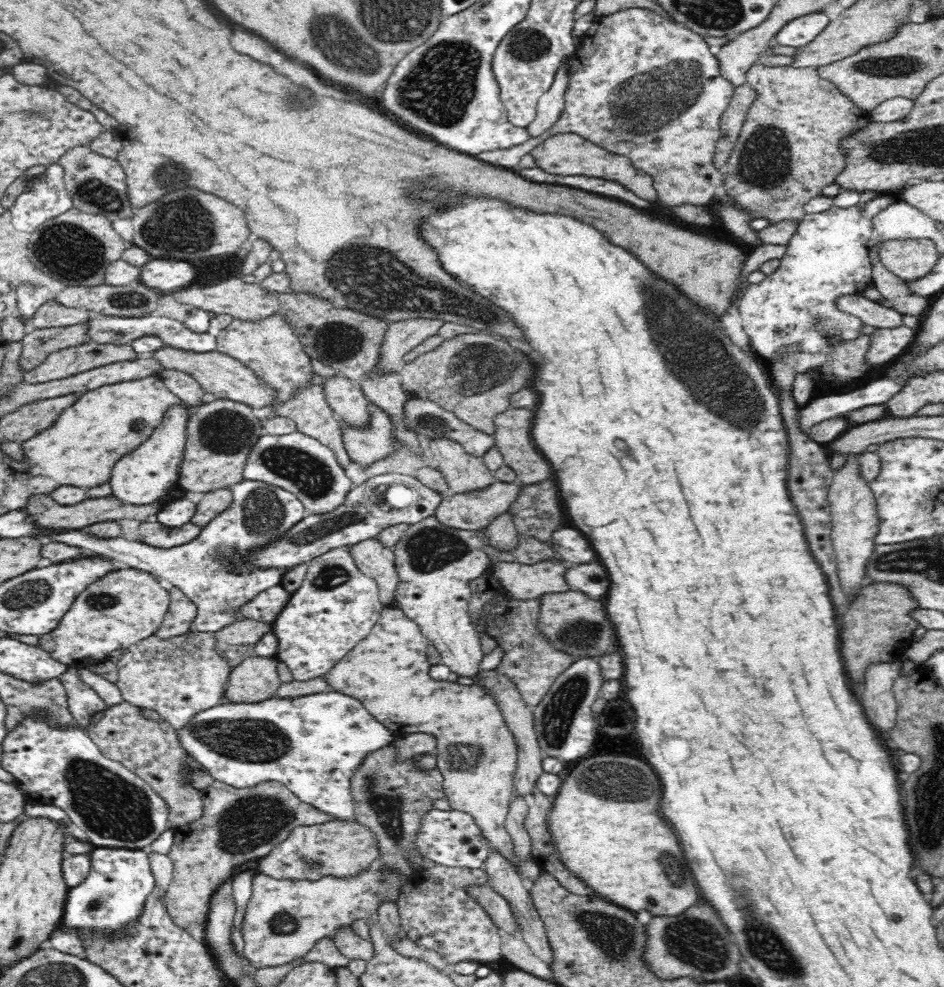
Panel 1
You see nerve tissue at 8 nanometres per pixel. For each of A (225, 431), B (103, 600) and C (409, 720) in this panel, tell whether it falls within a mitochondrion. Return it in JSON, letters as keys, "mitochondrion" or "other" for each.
{"A":"mitochondrion","B":"mitochondrion","C":"other"}

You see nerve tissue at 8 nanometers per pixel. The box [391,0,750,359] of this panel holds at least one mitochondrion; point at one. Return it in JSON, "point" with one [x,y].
{"point":[645,101]}

